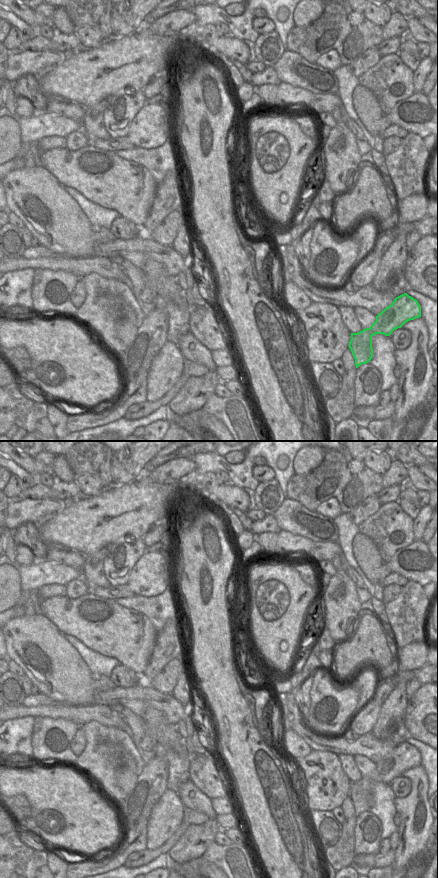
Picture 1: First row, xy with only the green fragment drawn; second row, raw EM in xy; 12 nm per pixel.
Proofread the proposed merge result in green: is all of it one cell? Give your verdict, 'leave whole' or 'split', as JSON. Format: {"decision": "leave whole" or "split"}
{"decision": "split"}

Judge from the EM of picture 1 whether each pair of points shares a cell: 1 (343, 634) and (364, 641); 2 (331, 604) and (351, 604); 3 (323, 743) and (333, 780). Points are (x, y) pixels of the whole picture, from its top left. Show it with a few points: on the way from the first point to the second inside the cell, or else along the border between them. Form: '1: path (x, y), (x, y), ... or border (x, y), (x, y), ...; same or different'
1: border (359, 614), (352, 634), (333, 651); different
2: path (336, 604), (346, 604); same
3: border (312, 749), (333, 752), (337, 755); different

